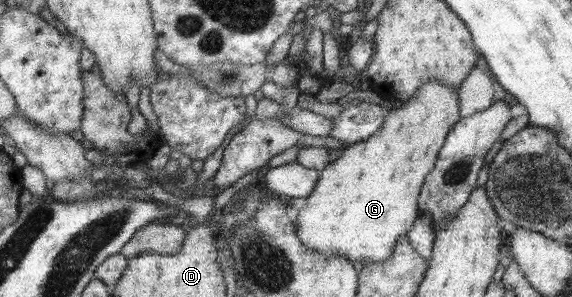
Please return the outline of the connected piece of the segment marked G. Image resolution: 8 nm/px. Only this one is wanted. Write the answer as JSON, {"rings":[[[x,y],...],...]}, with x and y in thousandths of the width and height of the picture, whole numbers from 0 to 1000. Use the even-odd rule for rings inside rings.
{"rings":[[[757,263],[733,290],[733,303],[726,303],[726,316],[699,364],[685,364],[671,384],[659,444],[640,471],[603,492],[558,582],[547,643],[537,657],[517,727],[526,818],[552,852],[573,865],[596,859],[624,892],[642,879],[664,886],[680,869],[694,811],[708,801],[731,731],[731,663],[743,596],[759,569],[780,455],[802,404],[799,300]]]}

